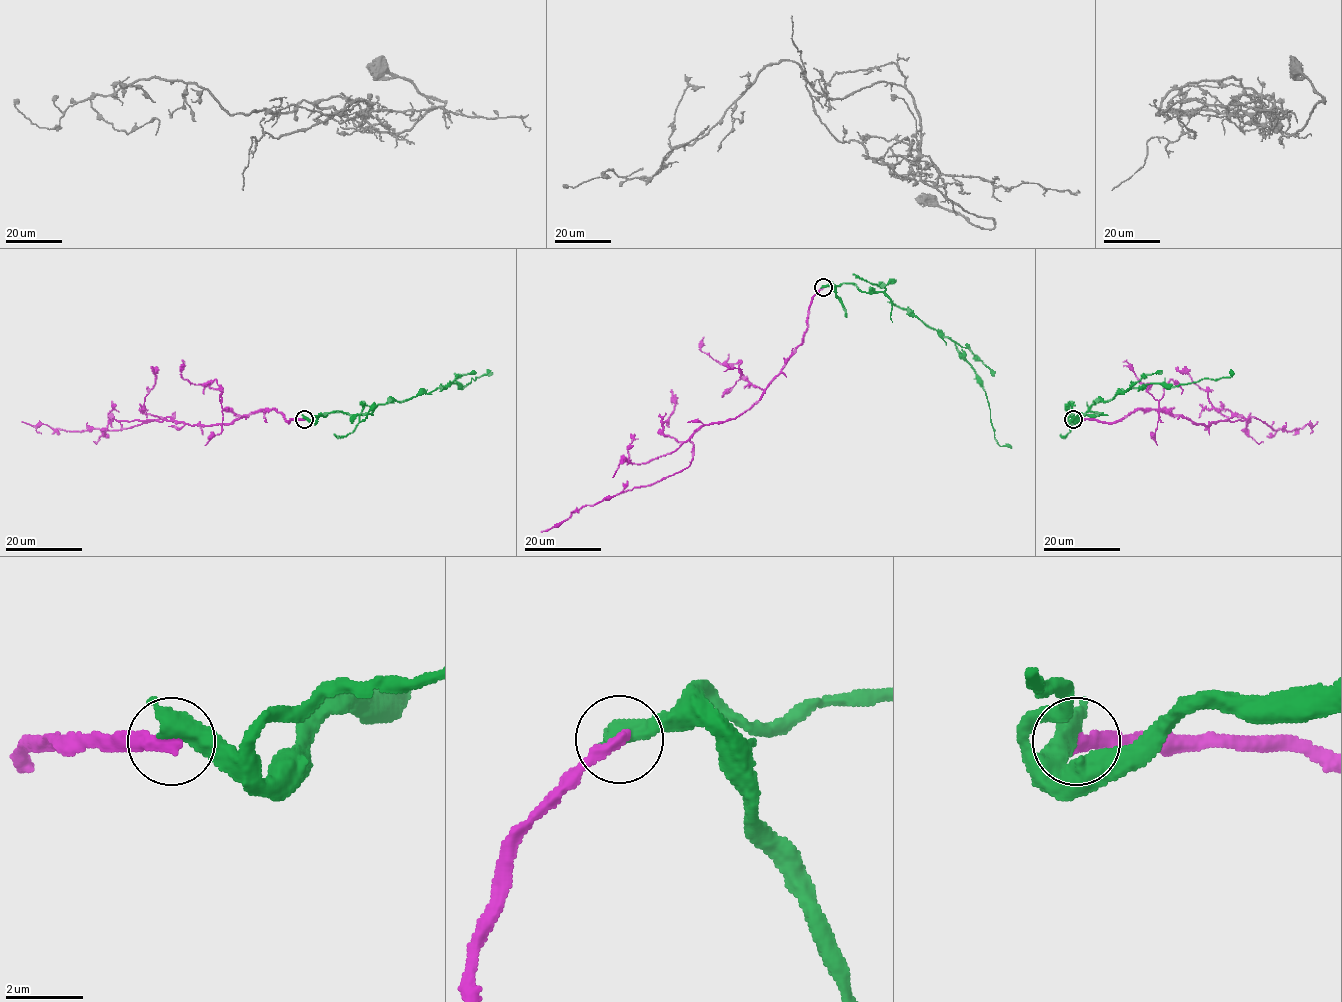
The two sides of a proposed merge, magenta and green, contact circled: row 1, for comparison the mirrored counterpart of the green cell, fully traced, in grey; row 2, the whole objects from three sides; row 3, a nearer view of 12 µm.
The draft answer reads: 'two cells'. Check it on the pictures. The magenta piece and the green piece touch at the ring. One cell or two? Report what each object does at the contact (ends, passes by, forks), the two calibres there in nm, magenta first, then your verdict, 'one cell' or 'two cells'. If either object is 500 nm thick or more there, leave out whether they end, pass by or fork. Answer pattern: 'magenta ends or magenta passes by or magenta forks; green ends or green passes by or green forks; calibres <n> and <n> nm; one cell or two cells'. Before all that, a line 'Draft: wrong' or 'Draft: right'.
Draft: right
calibres 360 and 650 nm; two cells

